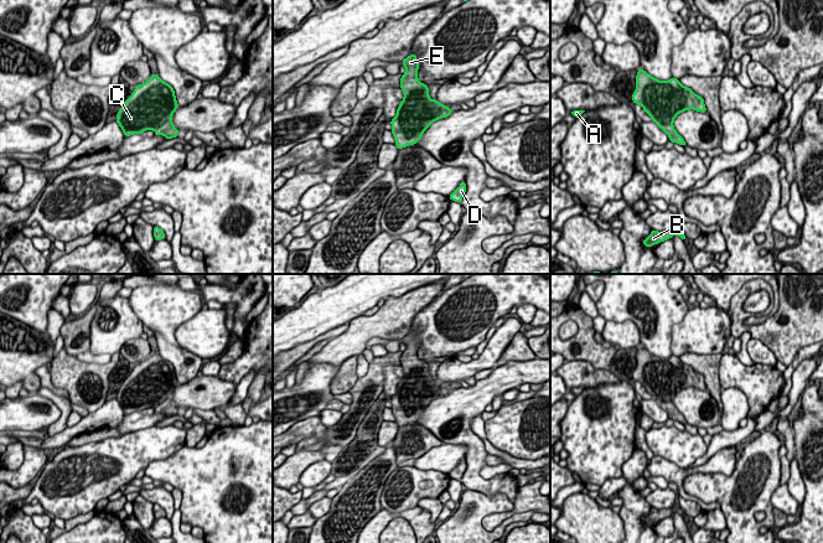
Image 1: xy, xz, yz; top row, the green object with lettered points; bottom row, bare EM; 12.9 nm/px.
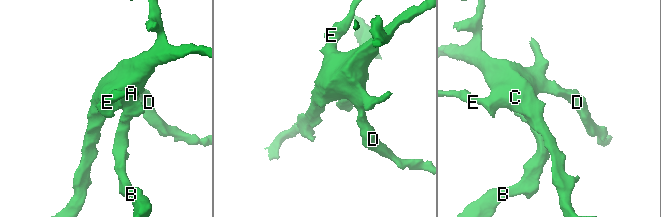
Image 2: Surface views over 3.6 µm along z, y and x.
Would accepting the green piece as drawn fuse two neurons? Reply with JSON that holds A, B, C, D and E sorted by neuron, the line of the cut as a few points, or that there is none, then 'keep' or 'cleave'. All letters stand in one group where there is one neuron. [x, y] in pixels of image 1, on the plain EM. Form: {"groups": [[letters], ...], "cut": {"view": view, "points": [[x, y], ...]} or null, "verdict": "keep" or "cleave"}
{"groups": [["A", "B", "C", "D", "E"]], "cut": null, "verdict": "keep"}

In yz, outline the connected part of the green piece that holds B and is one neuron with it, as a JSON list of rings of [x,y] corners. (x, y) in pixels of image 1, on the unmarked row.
[[[674,503],[672,508],[666,508],[666,510],[658,510],[652,507],[649,514],[643,517],[643,522],[645,524],[652,524],[653,522],[658,522],[661,519],[671,517],[673,513],[678,513],[683,518],[687,518],[682,507]]]

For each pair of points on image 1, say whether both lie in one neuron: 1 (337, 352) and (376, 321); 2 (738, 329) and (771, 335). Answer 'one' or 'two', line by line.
1: one
2: one

